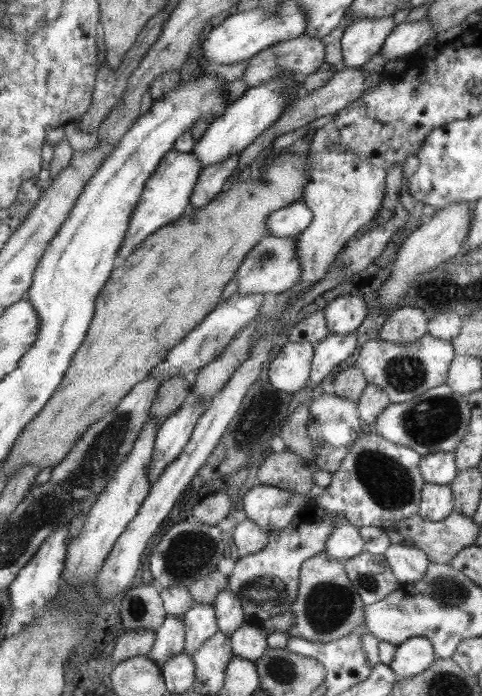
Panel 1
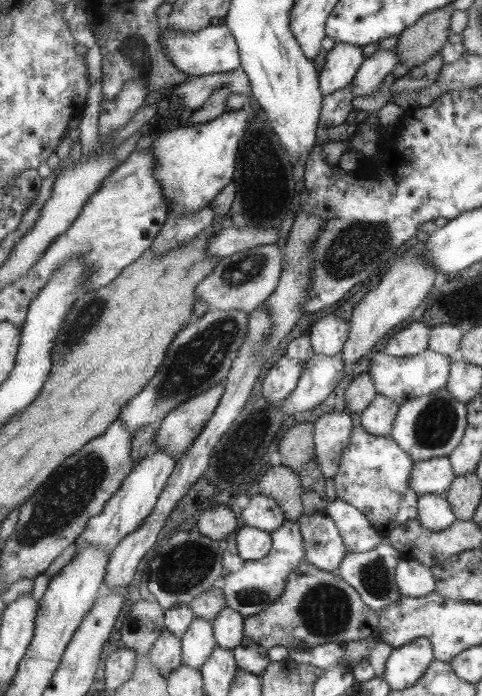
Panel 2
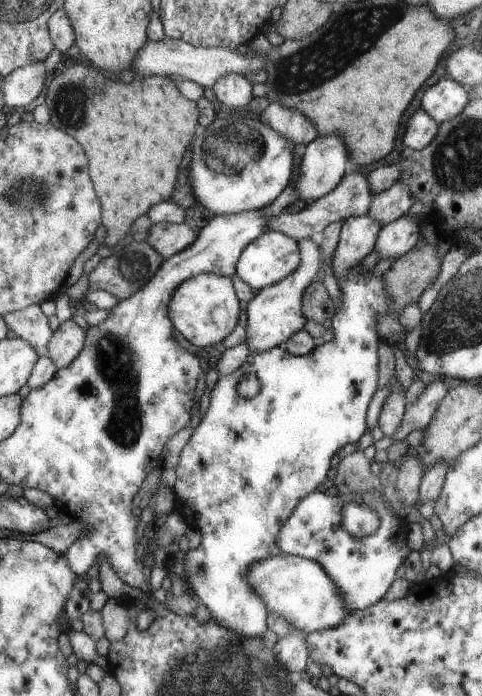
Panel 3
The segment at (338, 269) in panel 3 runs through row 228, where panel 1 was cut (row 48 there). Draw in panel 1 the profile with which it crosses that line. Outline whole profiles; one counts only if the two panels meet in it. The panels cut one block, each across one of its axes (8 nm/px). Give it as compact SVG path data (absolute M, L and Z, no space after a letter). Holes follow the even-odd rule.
M393 18L357 20L343 30L341 58L345 68L363 68L383 46L387 34L395 28Z

